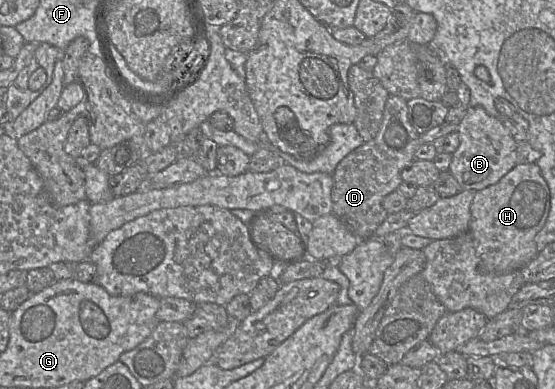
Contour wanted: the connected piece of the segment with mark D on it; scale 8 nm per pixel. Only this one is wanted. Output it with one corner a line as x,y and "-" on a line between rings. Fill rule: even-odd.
389,95
376,136
337,164
332,174
332,214
344,222
360,241
374,238
375,231
385,221
388,214
383,199
401,184
401,172
416,160
415,152
419,146
419,134
408,119
407,101

